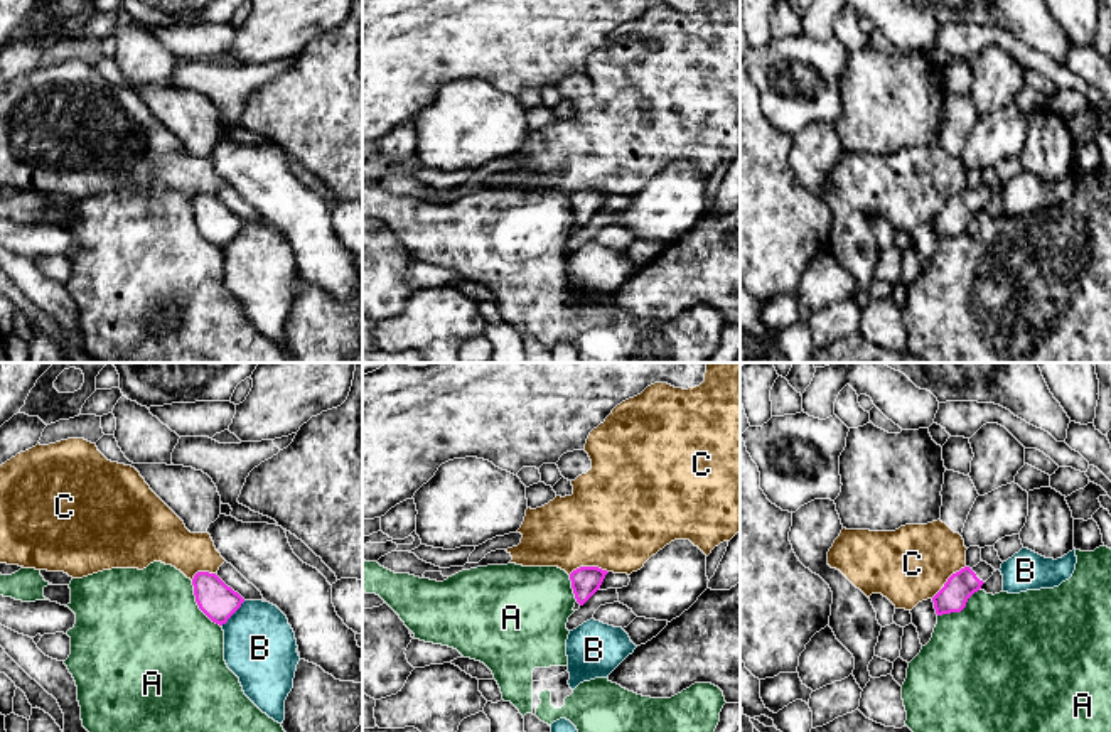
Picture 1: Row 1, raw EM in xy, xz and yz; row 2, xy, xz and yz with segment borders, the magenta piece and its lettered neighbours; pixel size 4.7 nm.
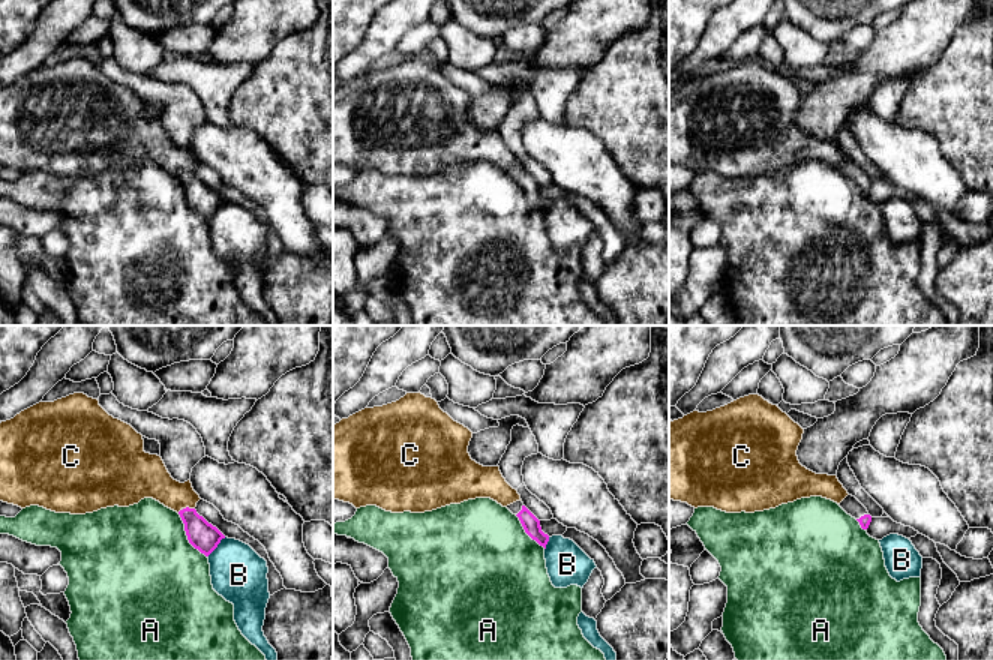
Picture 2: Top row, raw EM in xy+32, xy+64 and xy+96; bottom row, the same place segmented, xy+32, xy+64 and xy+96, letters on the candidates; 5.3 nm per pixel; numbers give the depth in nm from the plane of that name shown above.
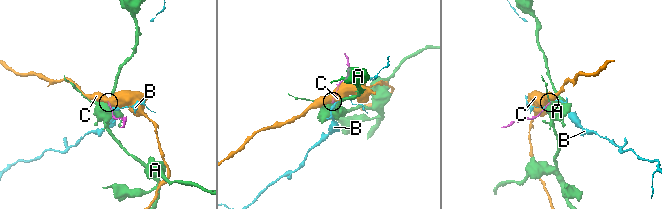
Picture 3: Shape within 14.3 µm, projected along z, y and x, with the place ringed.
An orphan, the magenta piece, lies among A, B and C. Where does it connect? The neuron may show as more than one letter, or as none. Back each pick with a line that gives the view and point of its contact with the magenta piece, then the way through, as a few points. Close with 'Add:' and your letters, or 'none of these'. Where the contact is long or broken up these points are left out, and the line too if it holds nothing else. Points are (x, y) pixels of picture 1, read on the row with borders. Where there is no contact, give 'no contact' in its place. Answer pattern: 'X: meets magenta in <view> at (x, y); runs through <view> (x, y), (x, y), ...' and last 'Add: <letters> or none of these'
Add: none of these

